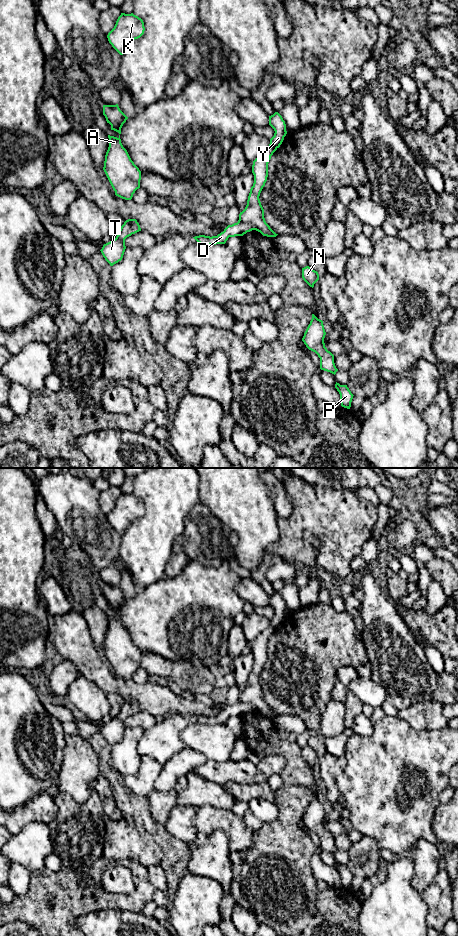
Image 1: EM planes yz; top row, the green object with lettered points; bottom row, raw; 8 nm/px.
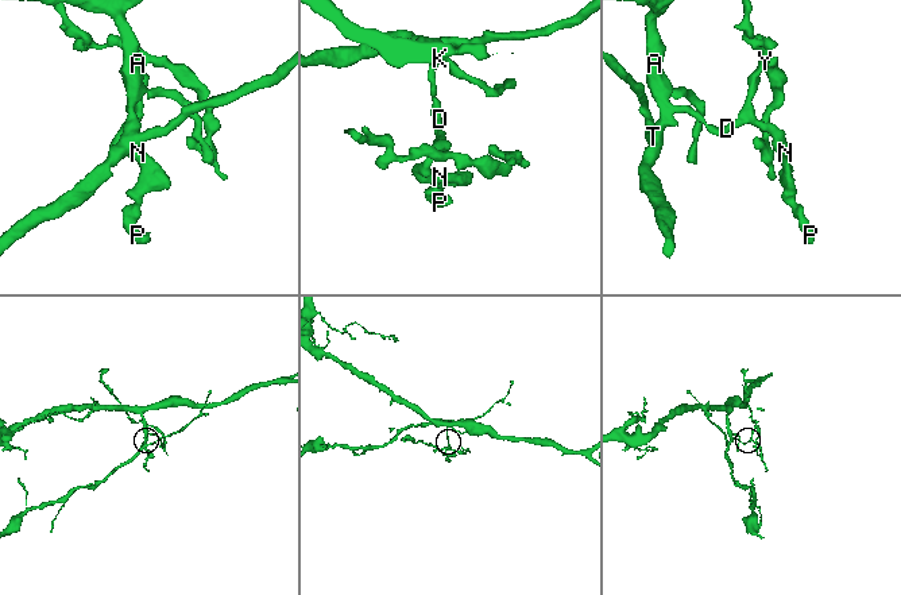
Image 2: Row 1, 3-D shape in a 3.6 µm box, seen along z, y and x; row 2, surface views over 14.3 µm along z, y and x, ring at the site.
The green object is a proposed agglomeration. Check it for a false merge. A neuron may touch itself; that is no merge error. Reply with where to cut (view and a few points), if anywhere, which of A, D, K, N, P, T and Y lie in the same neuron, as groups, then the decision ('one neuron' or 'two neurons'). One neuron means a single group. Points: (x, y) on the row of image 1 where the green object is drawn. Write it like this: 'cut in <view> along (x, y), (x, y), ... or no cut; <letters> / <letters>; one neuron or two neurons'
cut in yz along (238, 220), (248, 223), (253, 229); A D K T / N P Y; two neurons

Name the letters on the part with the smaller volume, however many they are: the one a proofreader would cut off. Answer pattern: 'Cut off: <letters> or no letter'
Cut off: N, P, Y

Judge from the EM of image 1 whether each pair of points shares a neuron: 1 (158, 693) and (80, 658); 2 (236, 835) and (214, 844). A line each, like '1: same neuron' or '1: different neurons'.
1: same neuron
2: different neurons

